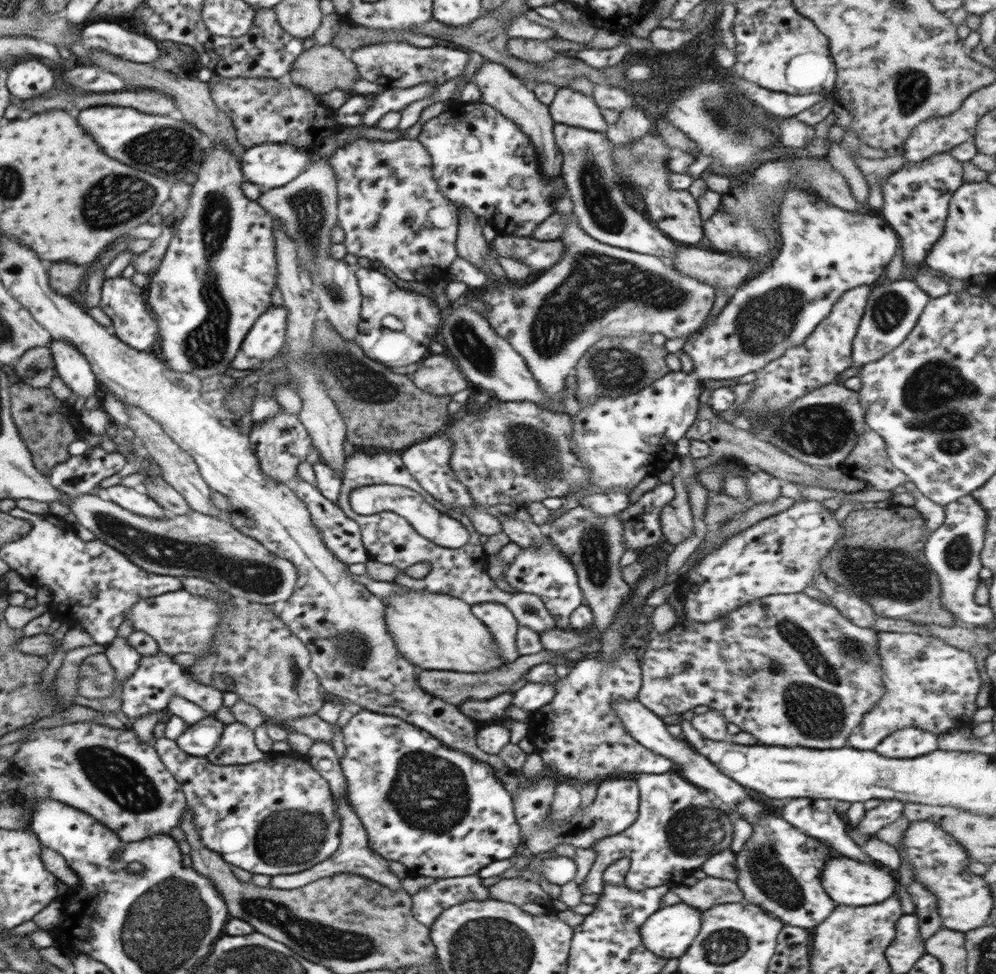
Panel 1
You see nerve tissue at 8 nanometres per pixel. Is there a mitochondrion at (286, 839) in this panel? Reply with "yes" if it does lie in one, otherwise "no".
yes

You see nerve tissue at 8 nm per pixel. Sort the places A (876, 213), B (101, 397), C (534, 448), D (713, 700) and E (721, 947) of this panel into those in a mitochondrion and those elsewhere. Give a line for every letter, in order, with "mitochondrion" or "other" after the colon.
A: other
B: other
C: mitochondrion
D: other
E: mitochondrion

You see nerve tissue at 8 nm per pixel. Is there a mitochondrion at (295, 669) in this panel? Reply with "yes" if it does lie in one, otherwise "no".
yes

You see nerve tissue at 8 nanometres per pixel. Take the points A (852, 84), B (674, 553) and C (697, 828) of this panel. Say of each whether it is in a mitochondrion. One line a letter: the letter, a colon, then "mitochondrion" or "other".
A: other
B: other
C: mitochondrion

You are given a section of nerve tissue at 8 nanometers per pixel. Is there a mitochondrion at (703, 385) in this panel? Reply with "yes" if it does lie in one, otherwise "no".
no

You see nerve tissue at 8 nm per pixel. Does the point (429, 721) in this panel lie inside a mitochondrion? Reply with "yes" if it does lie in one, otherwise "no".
no

